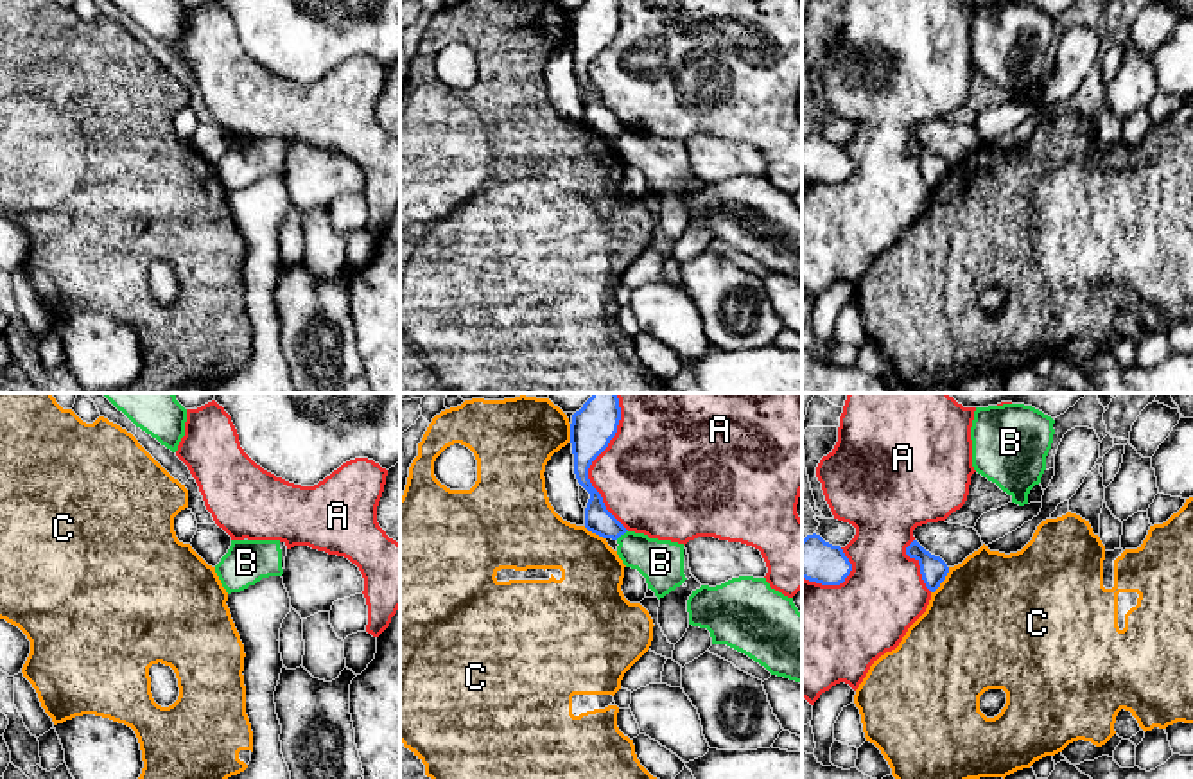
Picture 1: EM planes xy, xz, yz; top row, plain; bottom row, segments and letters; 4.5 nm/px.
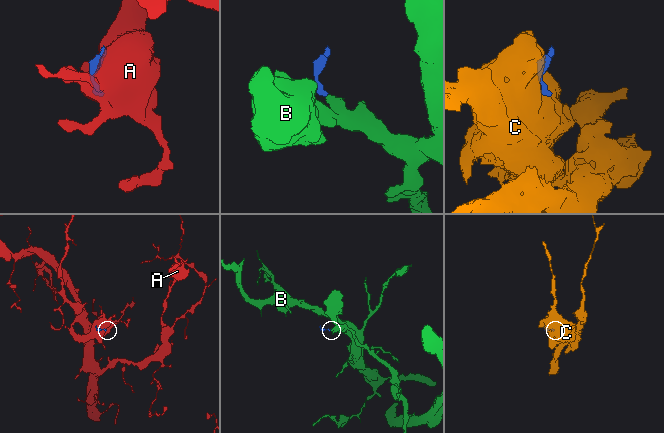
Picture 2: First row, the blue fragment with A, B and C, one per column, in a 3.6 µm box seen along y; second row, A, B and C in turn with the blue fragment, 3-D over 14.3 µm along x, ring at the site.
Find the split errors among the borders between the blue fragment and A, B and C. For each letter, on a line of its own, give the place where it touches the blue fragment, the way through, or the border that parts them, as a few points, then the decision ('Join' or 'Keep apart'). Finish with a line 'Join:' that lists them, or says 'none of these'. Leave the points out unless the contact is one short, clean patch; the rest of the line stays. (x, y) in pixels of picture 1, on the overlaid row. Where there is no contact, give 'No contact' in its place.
A: Touches blue at xz (592, 460). Keep apart
B: Touches blue at xz (621, 533). Boundary: xz (626, 530), (616, 539). Keep apart
C: Touches blue at yz (944, 578). Keep apart
Join: none of these

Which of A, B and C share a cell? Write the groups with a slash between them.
A / B / C

